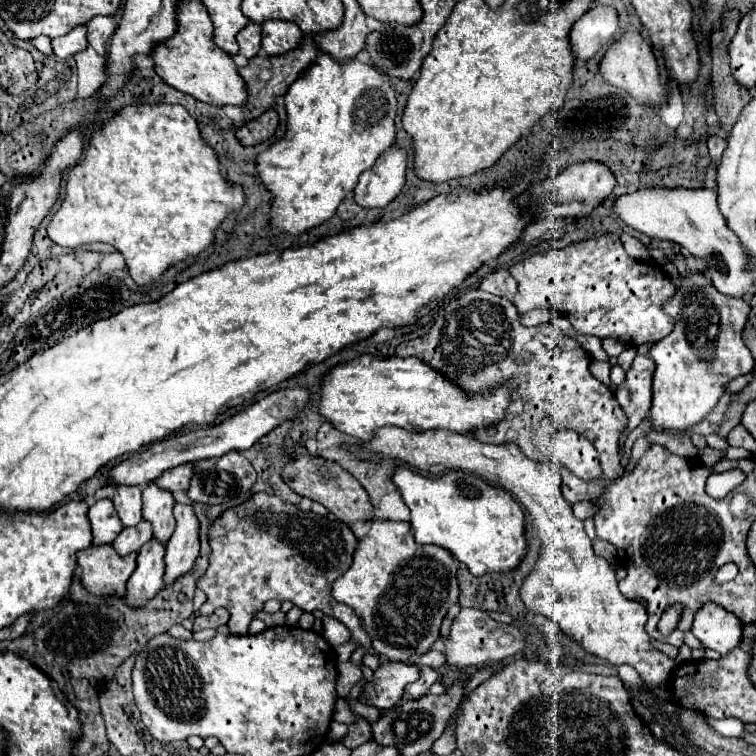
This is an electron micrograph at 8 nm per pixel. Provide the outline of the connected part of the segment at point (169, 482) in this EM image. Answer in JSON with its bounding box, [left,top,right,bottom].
[154,464,192,492]

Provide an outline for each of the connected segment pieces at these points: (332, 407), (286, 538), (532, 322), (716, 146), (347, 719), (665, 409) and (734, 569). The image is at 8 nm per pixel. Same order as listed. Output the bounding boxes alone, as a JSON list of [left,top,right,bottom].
[[318,354,510,440],[198,492,376,662],[518,310,554,326],[708,136,726,166],[334,698,361,724],[648,272,754,432],[716,563,738,582]]

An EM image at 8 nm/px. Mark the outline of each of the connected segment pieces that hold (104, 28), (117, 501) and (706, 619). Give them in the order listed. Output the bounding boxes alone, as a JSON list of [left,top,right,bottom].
[[86,16,116,56],[112,486,142,528],[692,604,742,656]]

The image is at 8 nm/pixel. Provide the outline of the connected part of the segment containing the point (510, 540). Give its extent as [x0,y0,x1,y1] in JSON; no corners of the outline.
[392,468,528,576]

